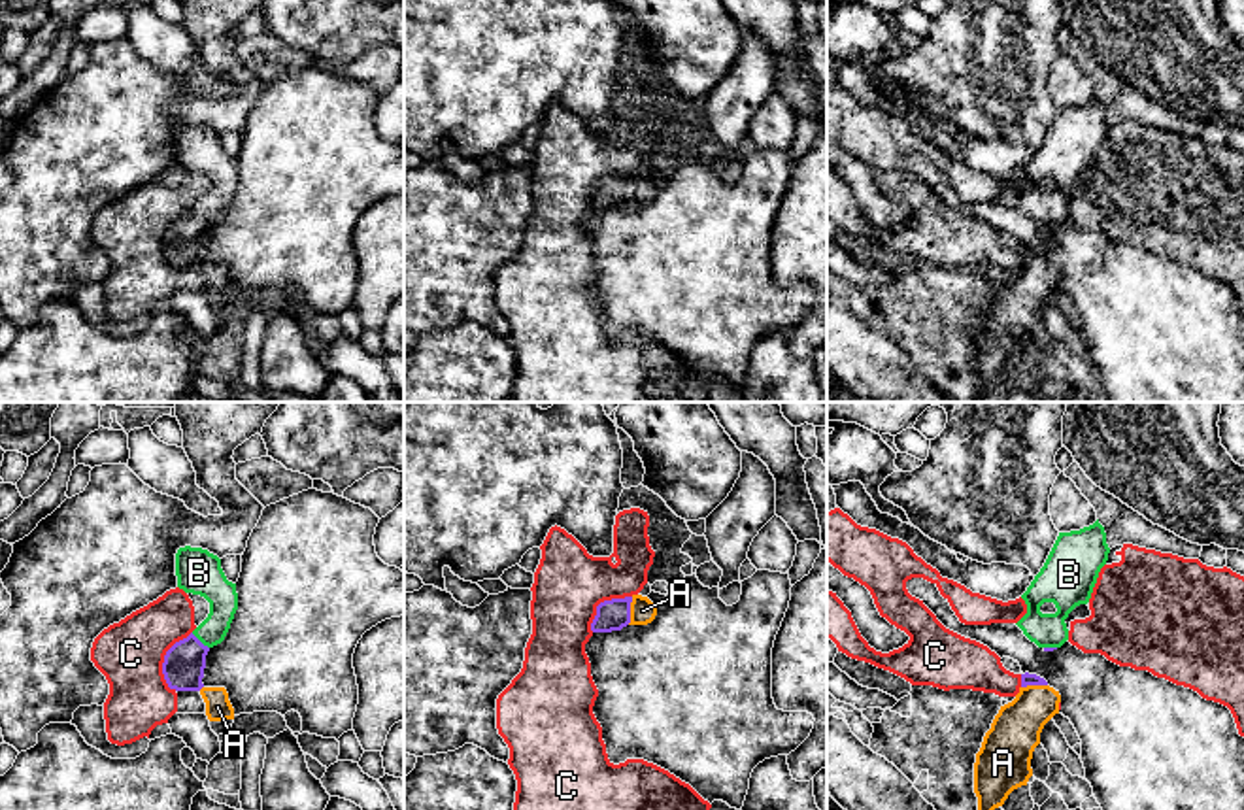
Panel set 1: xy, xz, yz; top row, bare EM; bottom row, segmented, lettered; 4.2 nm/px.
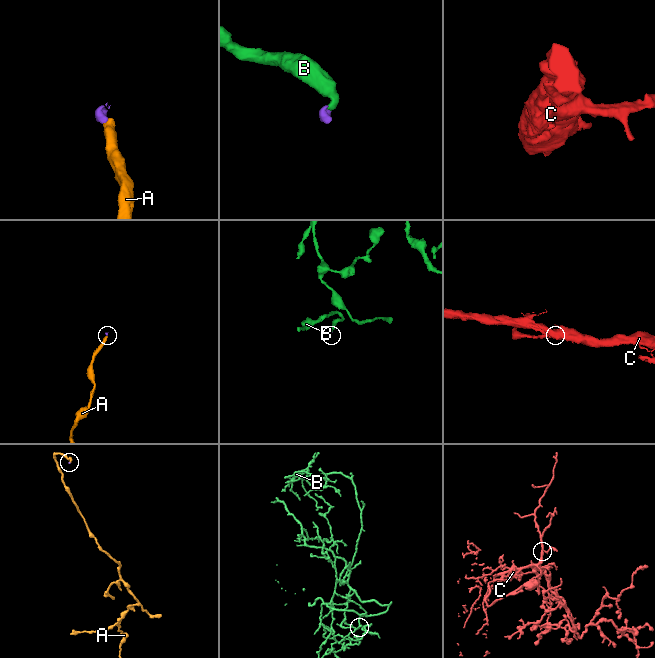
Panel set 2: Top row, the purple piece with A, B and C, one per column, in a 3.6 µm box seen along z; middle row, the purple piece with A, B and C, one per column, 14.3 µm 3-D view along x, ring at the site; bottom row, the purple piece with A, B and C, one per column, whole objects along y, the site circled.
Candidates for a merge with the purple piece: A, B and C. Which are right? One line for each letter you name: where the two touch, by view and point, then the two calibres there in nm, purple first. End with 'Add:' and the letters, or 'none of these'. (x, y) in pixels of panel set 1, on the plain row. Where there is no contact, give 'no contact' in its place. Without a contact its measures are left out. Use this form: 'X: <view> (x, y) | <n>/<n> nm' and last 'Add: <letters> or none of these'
A: xz (629, 187) | 130/110 nm
B: xy (199, 218) | 180/140 nm
Add: A, B

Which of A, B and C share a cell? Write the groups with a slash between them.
A B / C

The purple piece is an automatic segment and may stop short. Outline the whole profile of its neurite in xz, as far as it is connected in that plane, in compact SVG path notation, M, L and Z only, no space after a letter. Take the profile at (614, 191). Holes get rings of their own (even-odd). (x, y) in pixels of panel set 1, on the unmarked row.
M632 172L625 176L604 177L597 183L597 193L591 200L593 210L621 208L627 202L647 202L657 193L657 181L647 174Z

